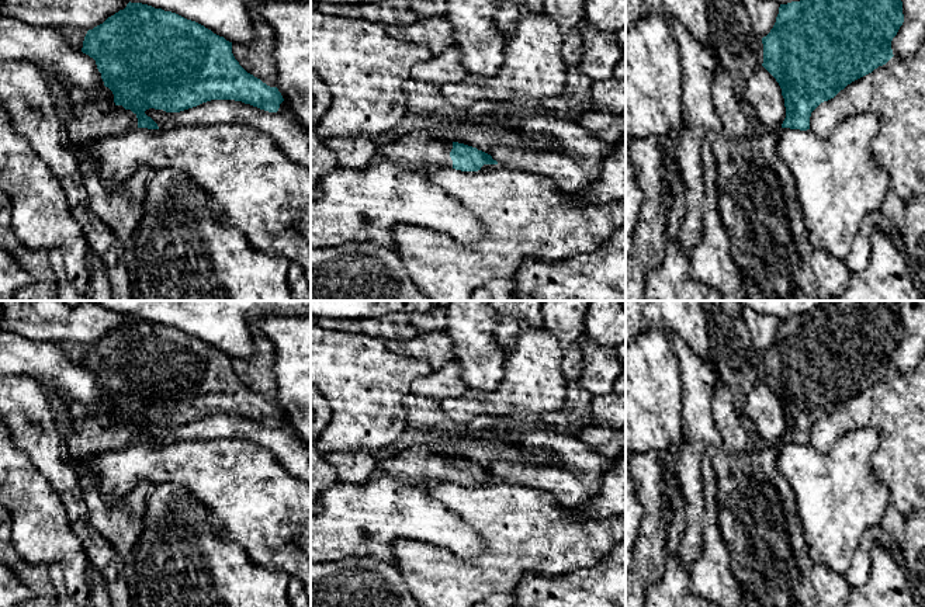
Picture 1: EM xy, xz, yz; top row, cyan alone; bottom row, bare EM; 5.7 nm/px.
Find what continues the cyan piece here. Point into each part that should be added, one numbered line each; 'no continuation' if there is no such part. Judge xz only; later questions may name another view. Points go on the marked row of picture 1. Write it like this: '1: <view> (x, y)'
1: xz (416, 149)

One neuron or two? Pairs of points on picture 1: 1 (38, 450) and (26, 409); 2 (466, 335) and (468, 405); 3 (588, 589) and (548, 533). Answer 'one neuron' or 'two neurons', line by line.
1: one neuron
2: two neurons
3: two neurons

